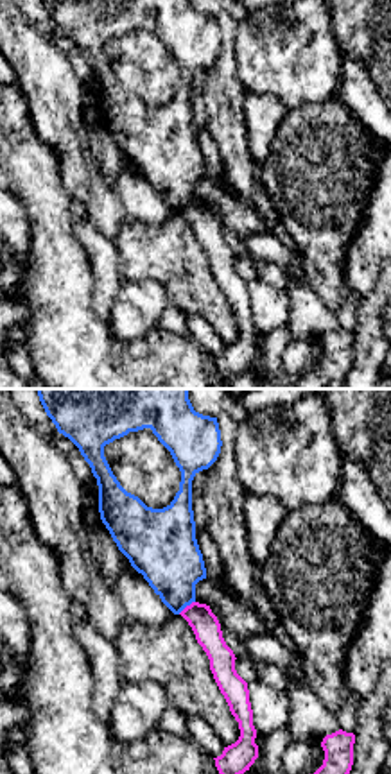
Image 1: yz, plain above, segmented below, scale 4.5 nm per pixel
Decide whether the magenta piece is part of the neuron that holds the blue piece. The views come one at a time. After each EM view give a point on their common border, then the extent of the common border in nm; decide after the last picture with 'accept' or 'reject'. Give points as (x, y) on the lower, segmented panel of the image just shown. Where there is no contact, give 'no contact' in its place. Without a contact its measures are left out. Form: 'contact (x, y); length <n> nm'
contact (185, 606); length 100 nm

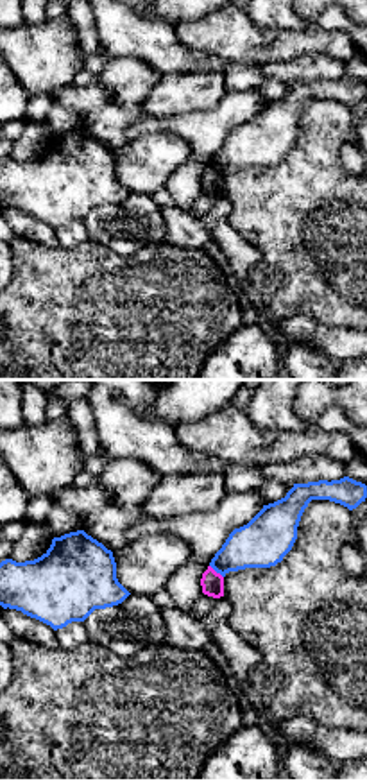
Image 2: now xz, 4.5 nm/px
contact (217, 572); length 90 nm

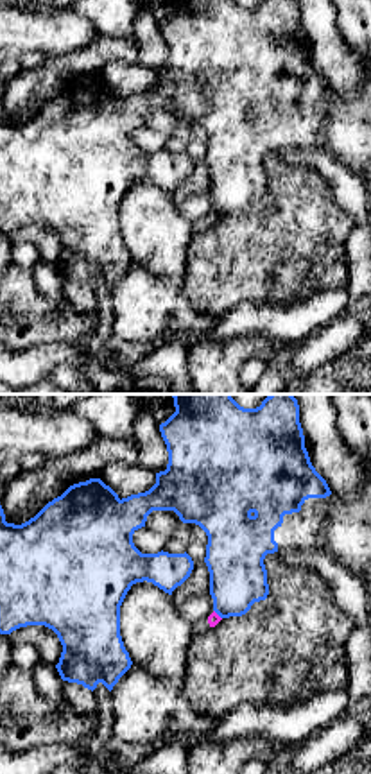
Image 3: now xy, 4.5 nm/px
contact (217, 613); length 60 nm

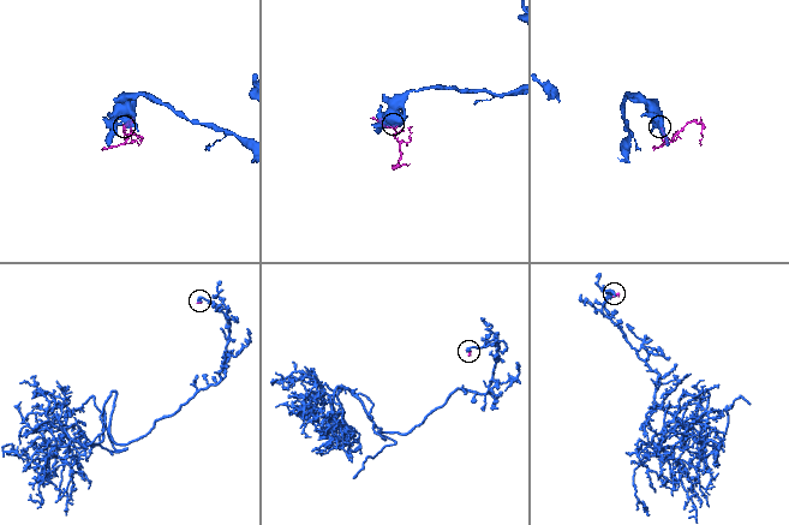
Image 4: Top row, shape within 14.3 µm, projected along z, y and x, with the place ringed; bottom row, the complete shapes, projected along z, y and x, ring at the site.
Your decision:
reject

